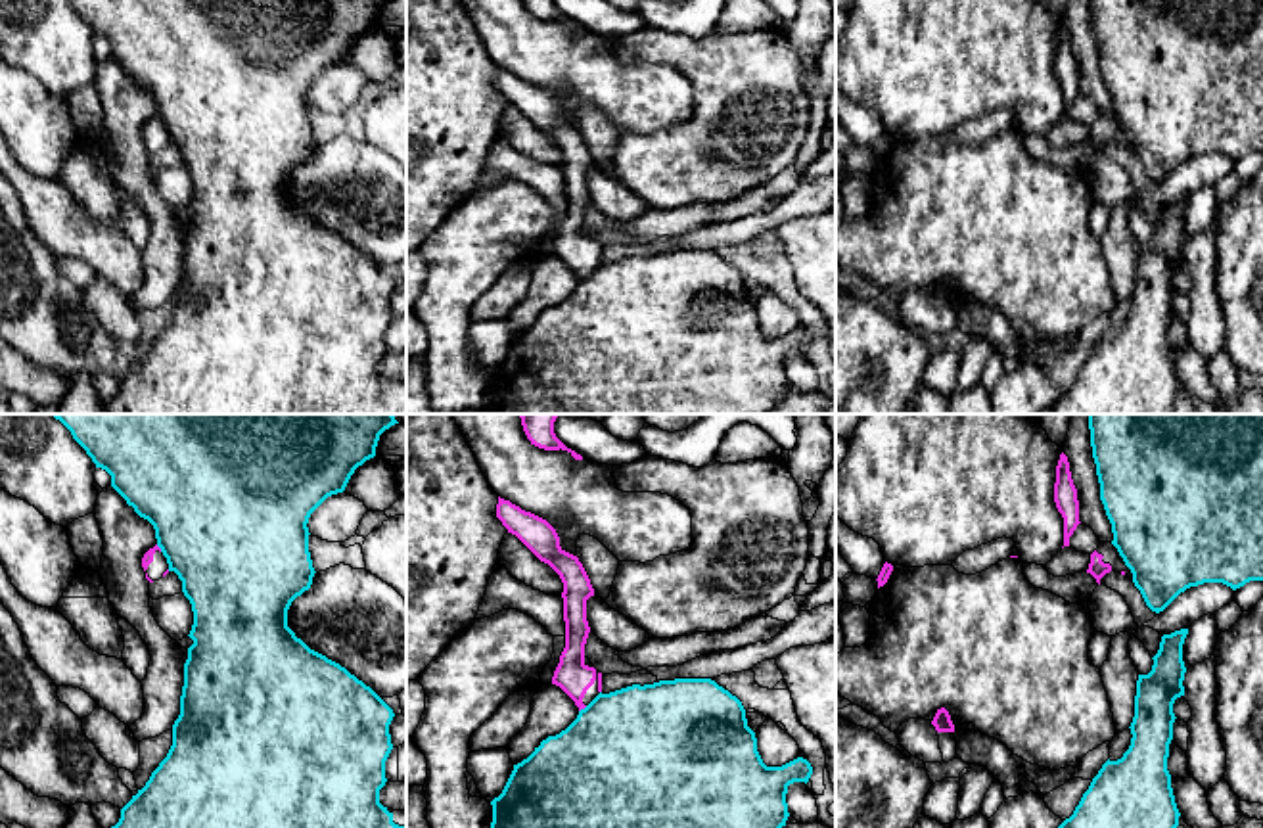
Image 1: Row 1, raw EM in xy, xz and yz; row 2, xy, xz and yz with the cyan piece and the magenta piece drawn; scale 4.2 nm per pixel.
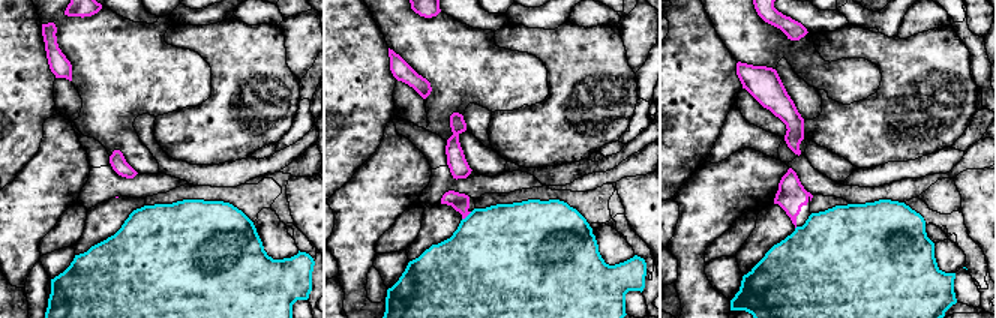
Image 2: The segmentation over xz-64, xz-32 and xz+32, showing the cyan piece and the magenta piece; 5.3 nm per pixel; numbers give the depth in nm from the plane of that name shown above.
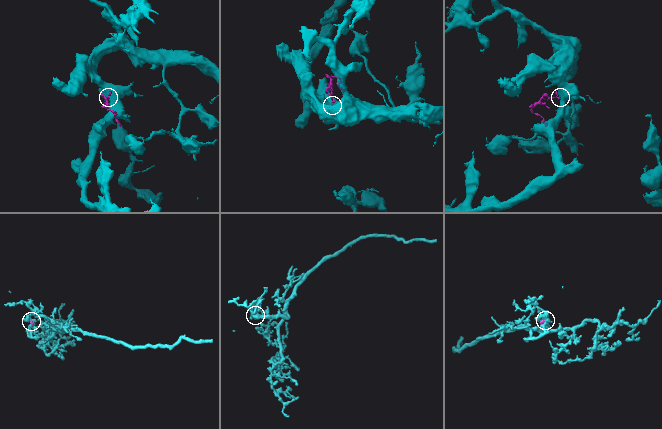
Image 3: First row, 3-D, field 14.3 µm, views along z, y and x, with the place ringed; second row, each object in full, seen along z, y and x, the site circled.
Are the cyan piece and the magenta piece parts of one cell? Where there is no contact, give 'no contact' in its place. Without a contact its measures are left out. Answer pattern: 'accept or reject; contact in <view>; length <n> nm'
reject; contact in xz; length 50 nm

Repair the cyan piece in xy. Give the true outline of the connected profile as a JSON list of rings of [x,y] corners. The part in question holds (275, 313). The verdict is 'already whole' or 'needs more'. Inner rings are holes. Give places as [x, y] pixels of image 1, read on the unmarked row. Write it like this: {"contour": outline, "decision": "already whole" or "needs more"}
{"contour": [[[69,0],[96,38],[111,46],[111,58],[134,82],[155,100],[157,117],[169,142],[182,151],[182,163],[192,174],[194,196],[184,234],[180,286],[172,295],[172,316],[151,343],[149,351],[121,380],[121,389],[105,401],[103,414],[406,414],[406,381],[379,374],[385,356],[385,332],[393,320],[389,295],[393,280],[362,251],[339,234],[310,220],[287,197],[291,172],[310,159],[314,138],[309,123],[309,88],[332,65],[343,63],[358,36],[376,27],[385,0]]], "decision": "needs more"}

